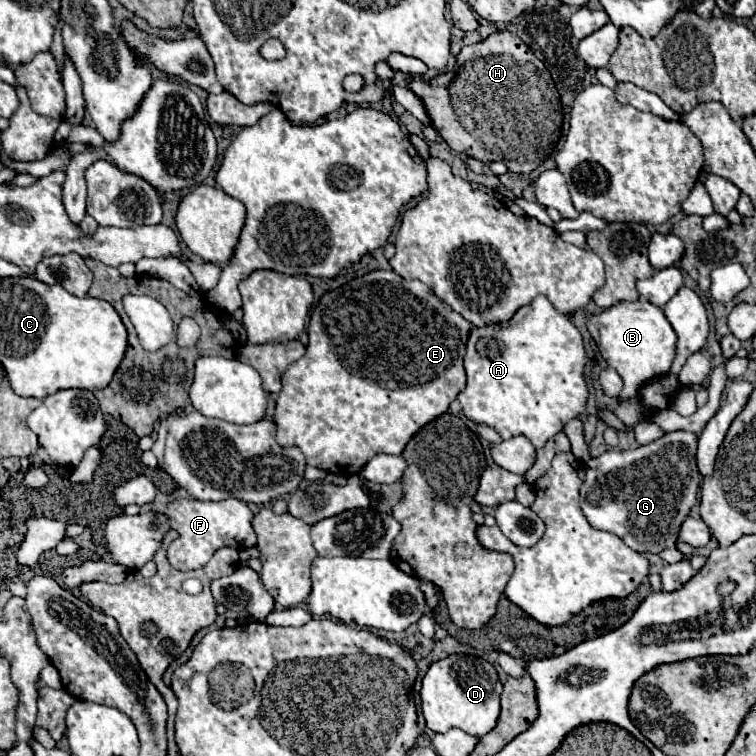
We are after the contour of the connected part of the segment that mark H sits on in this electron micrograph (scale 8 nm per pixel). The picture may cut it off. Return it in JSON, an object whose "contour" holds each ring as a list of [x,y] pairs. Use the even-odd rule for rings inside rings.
{"contour":[[[509,31],[465,45],[449,73],[429,83],[411,79],[409,89],[423,101],[431,125],[447,145],[483,163],[501,161],[509,173],[531,173],[555,149],[561,137],[563,105],[547,67]]]}

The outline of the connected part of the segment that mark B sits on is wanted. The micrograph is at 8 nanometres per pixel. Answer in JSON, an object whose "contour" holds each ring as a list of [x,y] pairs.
{"contour":[[[639,299],[633,303],[619,301],[613,307],[591,315],[587,321],[587,329],[597,343],[601,357],[623,379],[623,389],[617,395],[619,401],[631,399],[643,383],[667,373],[675,357],[677,335],[671,323],[667,321],[665,313],[659,307],[651,305],[645,299]]]}

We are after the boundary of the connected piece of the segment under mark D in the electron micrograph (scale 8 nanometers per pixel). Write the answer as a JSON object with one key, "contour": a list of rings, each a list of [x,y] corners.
{"contour":[[[449,655],[429,667],[421,687],[421,707],[427,727],[435,733],[447,733],[459,727],[471,735],[483,737],[497,725],[499,695],[503,685],[495,667],[475,655]]]}

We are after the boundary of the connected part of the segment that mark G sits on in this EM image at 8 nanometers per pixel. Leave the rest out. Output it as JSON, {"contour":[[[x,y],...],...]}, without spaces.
{"contour":[[[691,431],[665,433],[651,445],[637,447],[633,451],[607,451],[597,459],[587,463],[587,477],[581,485],[581,509],[587,521],[595,529],[609,531],[625,541],[637,553],[661,553],[663,549],[673,549],[679,541],[681,523],[687,519],[691,507],[697,499],[699,489],[699,469],[695,463],[697,435]]]}

